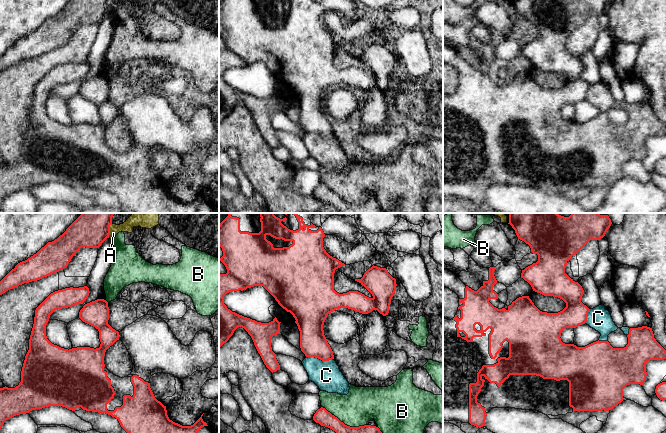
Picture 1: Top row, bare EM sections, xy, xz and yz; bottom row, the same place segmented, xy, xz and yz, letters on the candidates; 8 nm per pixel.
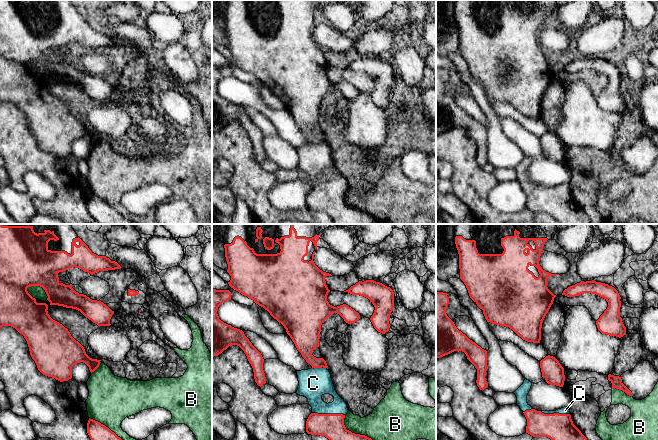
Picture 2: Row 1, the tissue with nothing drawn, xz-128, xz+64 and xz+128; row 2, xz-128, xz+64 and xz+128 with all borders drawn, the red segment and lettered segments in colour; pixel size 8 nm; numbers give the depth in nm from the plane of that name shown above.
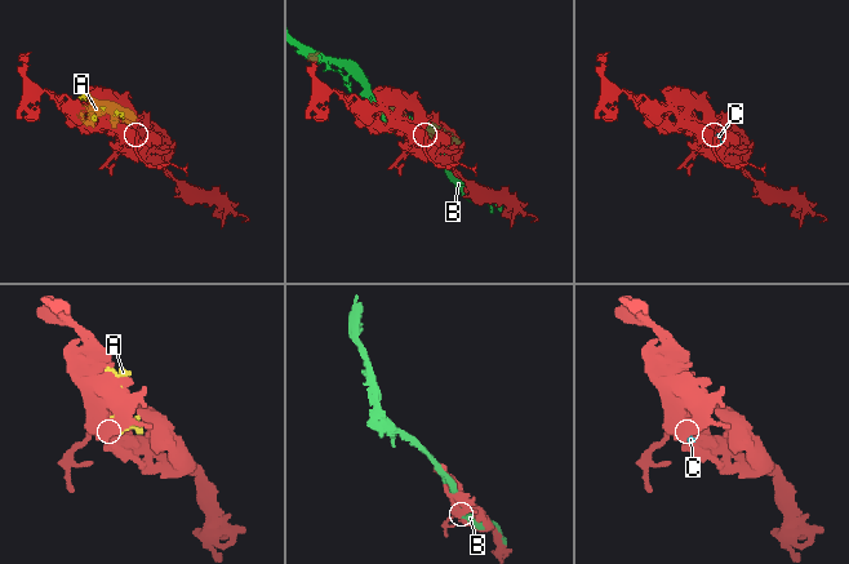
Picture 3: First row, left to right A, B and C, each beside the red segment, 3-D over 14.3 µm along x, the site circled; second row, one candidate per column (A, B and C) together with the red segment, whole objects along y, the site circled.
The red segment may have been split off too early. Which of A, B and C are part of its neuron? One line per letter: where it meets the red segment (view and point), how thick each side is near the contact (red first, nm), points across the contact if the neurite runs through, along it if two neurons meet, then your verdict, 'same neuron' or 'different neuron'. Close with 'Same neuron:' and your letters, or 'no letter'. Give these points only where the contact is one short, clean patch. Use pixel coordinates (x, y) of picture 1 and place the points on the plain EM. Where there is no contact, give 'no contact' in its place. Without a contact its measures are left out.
A: meets red in xy at (109, 7); 190 nm thick on the red side, 80 nm on the other; different neuron
B: meets red in xz at (343, 199); 190 nm thick on the red side, 280 nm on the other; different neuron
C: meets red in xz at (320, 135); 220 nm thick on the red side, 220 nm on the other; same neuron
Same neuron: C

